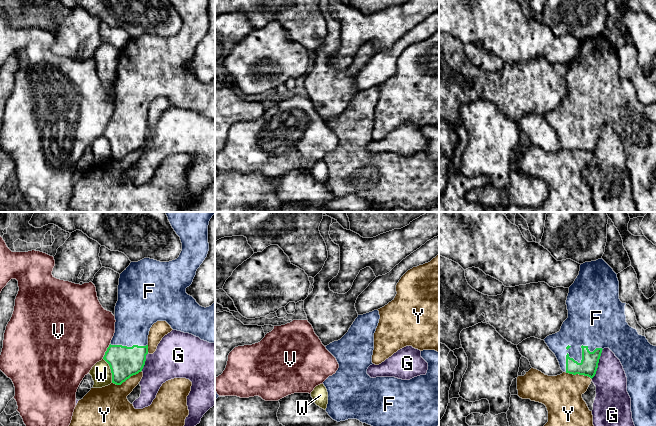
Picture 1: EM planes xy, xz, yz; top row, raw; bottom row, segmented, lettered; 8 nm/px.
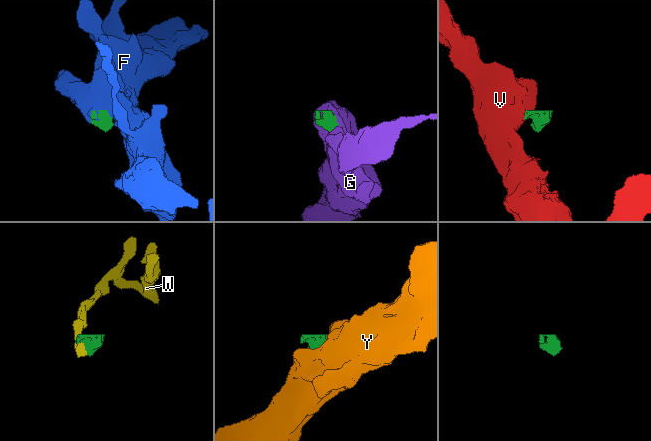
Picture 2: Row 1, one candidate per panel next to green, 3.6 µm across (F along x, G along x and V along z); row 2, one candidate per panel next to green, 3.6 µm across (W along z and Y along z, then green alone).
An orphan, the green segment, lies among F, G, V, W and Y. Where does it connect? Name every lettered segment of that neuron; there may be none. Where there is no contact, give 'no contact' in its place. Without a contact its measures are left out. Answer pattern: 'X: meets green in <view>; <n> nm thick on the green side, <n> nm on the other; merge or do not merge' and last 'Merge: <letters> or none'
F: meets green in yz; 140 nm thick on the green side, 300 nm on the other; merge
G: meets green in yz; 140 nm thick on the green side, 260 nm on the other; do not merge
V: meets green in xy; 240 nm thick on the green side, 480 nm on the other; do not merge
W: meets green in xy; 240 nm thick on the green side, 160 nm on the other; do not merge
Y: meets green in xy; 240 nm thick on the green side, 300 nm on the other; do not merge
Merge: F

